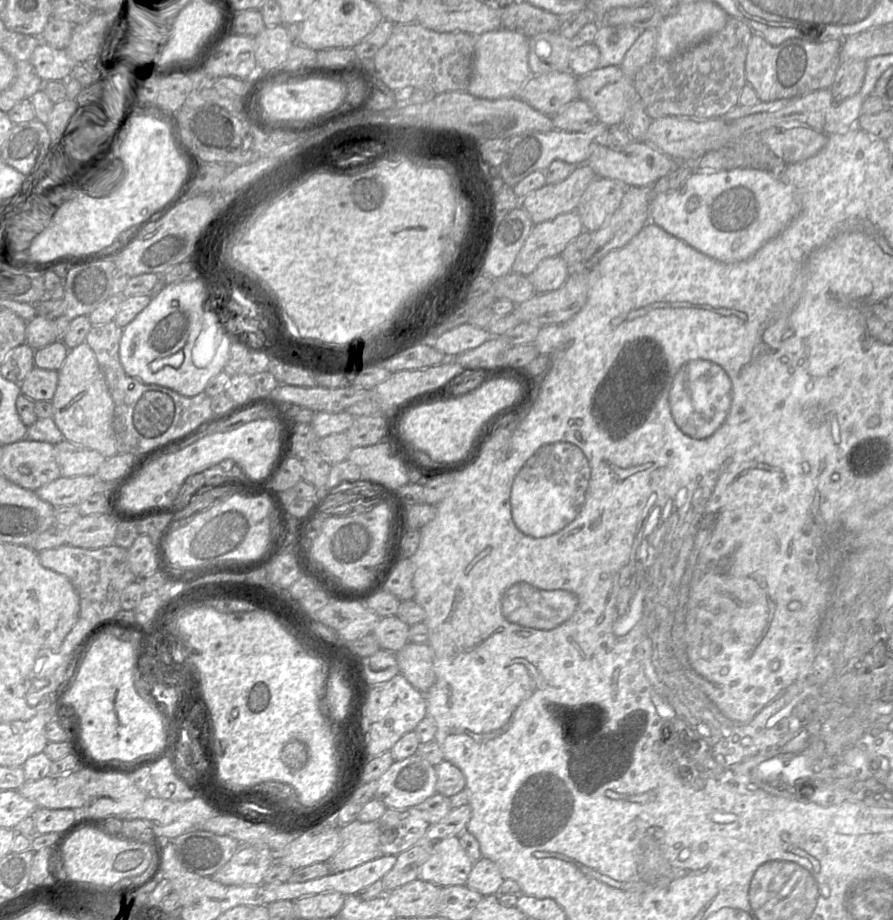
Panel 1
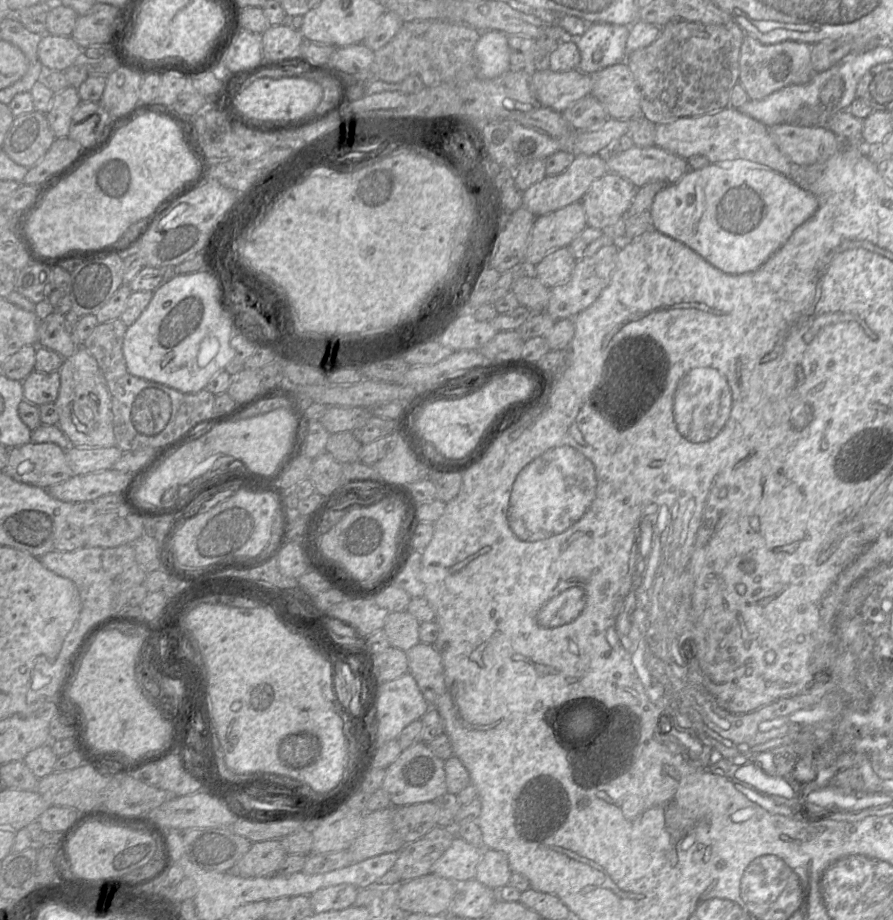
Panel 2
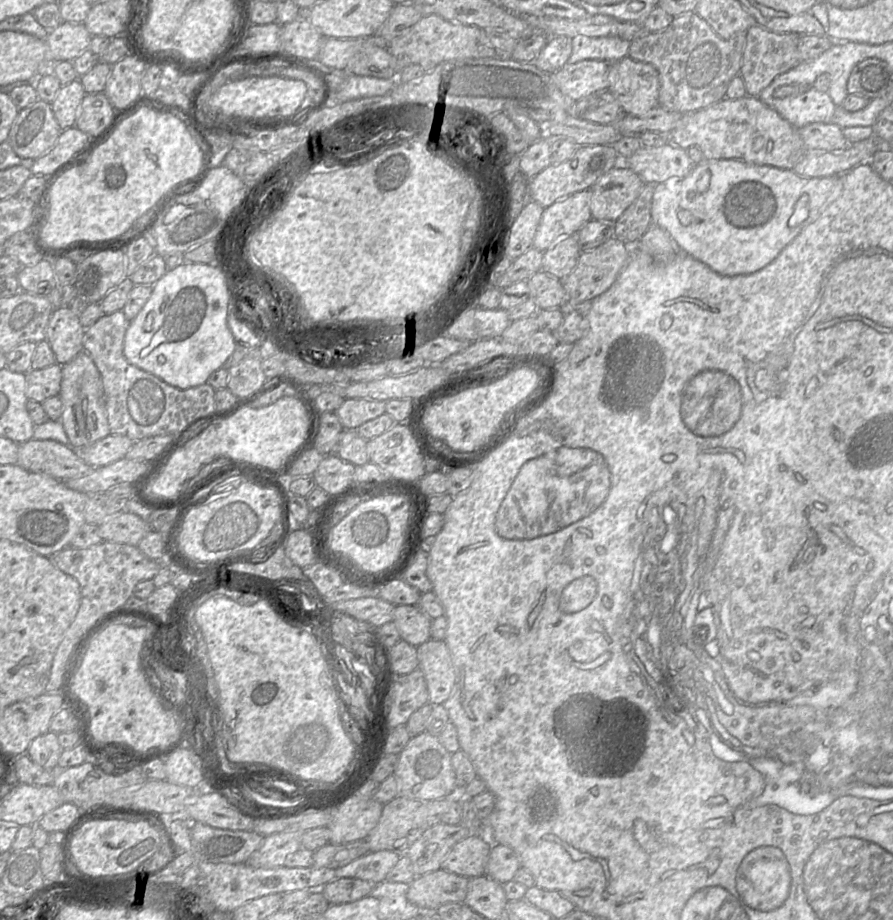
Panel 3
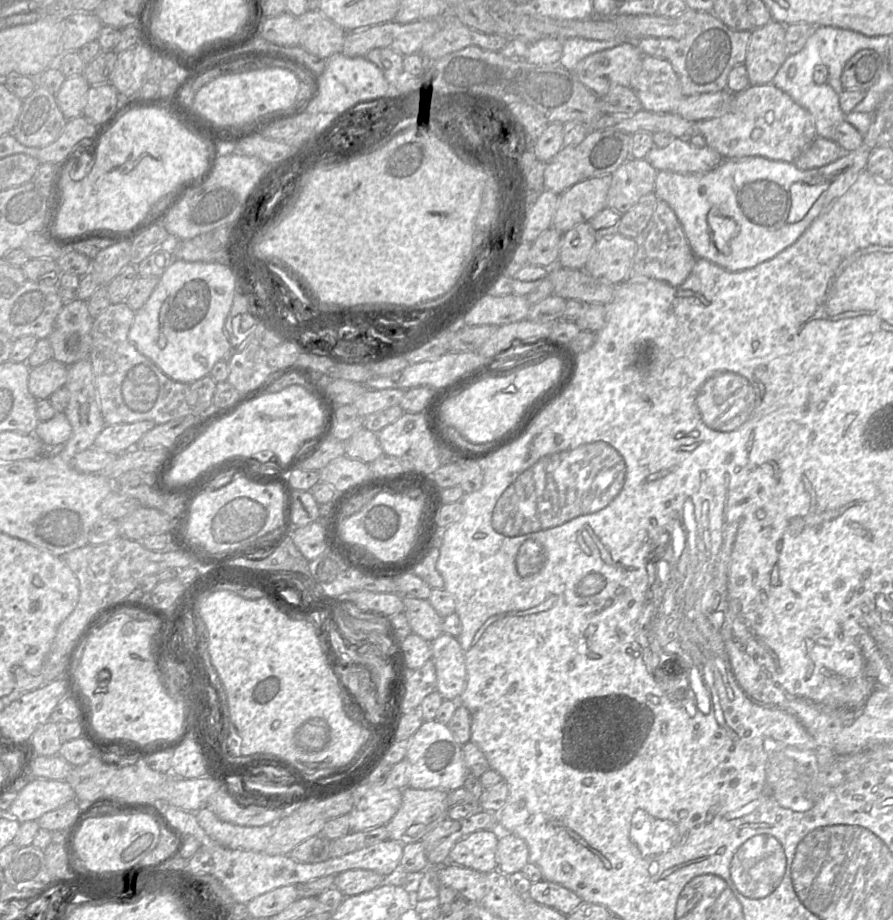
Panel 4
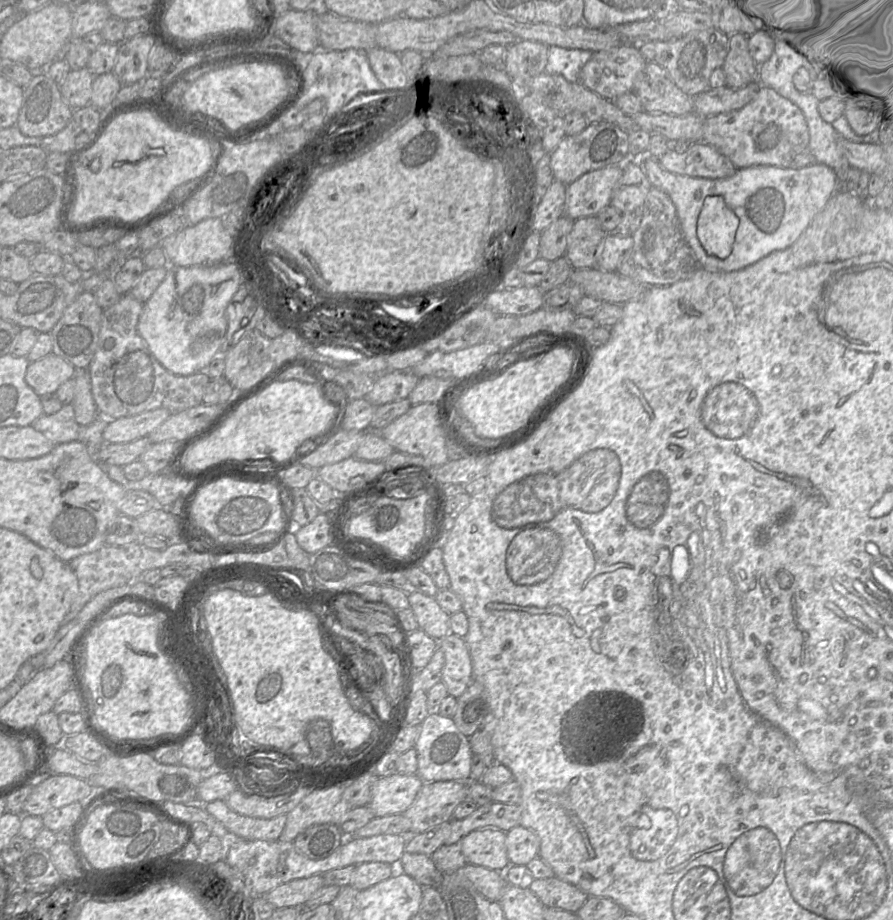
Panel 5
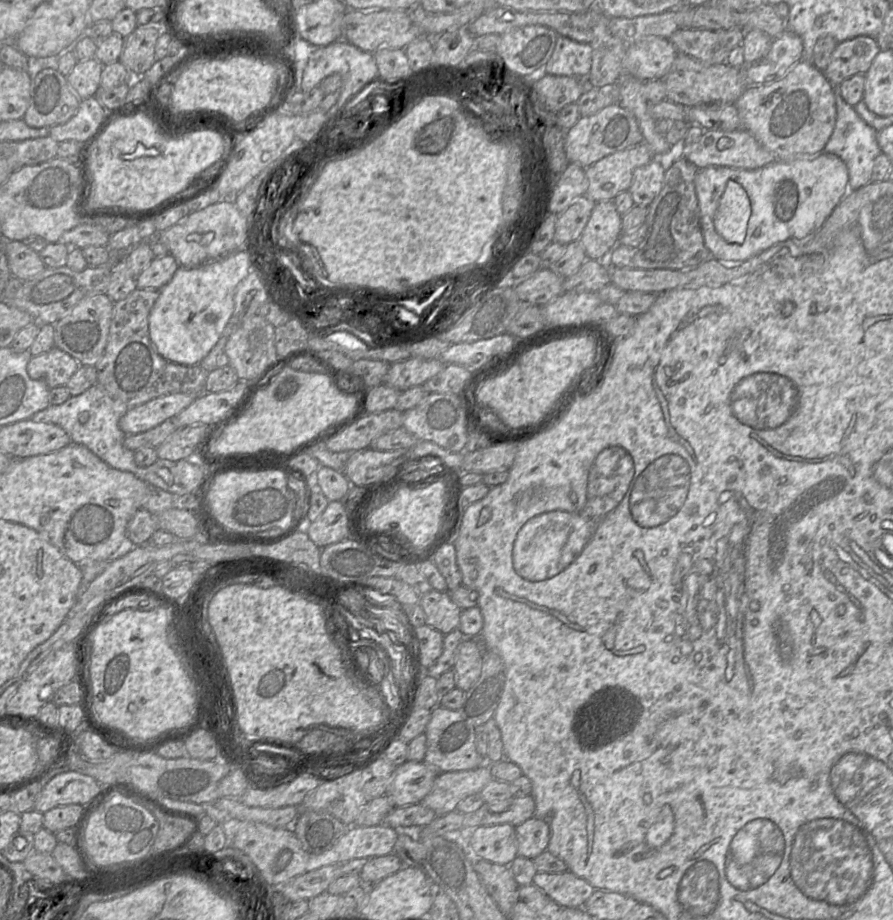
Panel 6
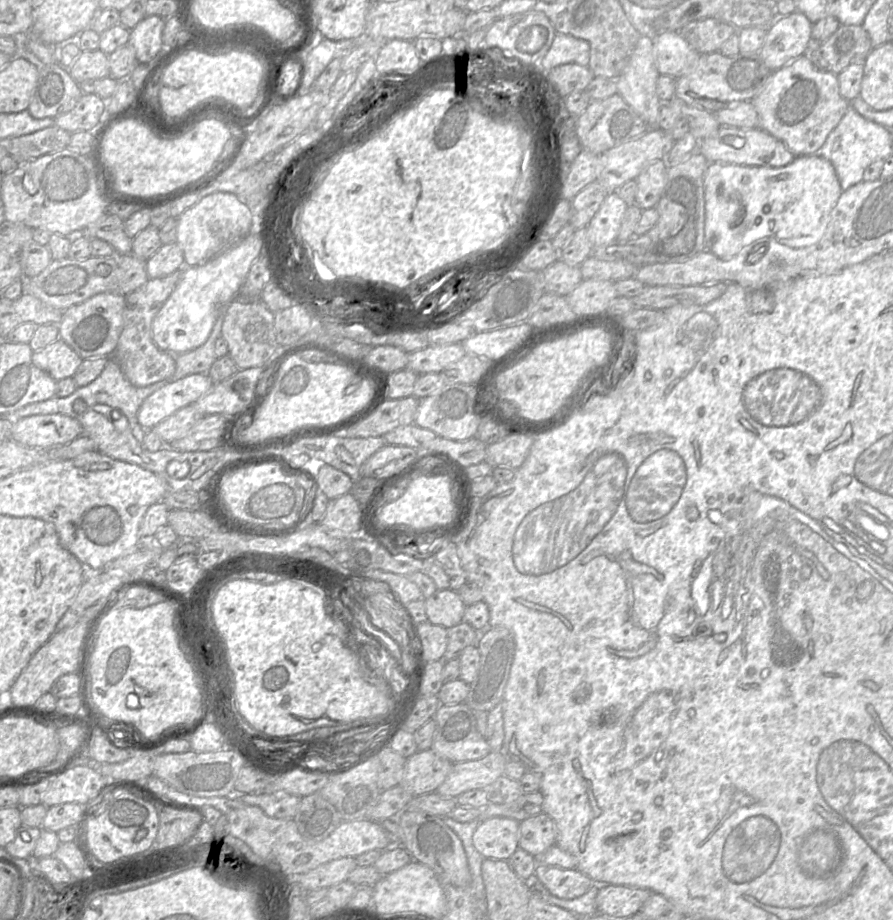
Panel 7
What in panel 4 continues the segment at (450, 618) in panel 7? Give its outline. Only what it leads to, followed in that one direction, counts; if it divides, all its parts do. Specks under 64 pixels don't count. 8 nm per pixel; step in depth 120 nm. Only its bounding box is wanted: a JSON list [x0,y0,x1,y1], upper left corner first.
[402,597,443,642]

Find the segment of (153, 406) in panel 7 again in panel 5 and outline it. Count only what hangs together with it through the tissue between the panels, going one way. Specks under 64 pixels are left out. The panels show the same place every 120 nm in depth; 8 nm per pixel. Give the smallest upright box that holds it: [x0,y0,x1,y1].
[103,408,172,443]

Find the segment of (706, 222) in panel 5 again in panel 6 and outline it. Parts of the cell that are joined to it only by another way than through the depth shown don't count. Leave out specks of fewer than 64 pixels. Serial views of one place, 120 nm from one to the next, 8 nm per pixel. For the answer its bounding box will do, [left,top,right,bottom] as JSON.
[714,180,751,244]

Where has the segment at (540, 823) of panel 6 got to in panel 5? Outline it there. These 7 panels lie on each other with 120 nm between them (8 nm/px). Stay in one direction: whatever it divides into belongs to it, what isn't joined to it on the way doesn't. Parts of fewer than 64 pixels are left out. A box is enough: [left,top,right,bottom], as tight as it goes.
[506,825,540,865]

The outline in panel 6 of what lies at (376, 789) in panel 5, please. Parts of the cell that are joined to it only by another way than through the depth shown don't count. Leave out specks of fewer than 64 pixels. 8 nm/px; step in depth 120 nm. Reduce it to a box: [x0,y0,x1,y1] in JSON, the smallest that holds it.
[386,761,438,807]

